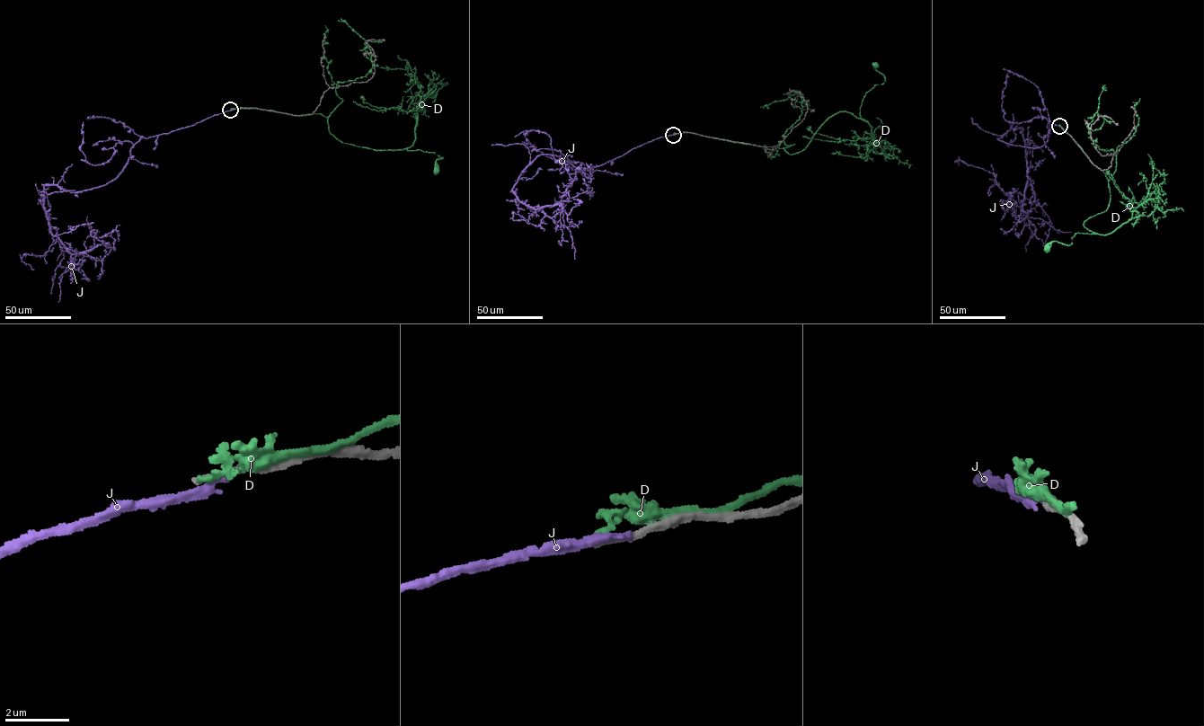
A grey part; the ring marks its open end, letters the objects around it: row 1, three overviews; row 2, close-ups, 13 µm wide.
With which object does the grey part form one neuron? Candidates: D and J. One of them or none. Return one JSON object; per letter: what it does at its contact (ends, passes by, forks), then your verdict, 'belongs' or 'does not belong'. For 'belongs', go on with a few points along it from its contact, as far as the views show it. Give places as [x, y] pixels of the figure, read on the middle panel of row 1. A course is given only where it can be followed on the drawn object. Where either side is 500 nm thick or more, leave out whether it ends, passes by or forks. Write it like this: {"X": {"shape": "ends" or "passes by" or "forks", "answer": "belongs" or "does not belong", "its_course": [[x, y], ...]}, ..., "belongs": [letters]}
{"D": {"shape": "passes by", "answer": "does not belong"}, "J": {"shape": "ends", "answer": "does not belong"}, "belongs": []}

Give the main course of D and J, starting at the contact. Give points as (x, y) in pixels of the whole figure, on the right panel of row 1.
D: (1059, 126), (1105, 174), (1111, 199), (1084, 225), (1098, 234), (1078, 232), (1071, 244), (1047, 249)
J: (1060, 126), (1049, 121), (1034, 148), (997, 138), (1021, 128), (1019, 207), (992, 172), (955, 161)

